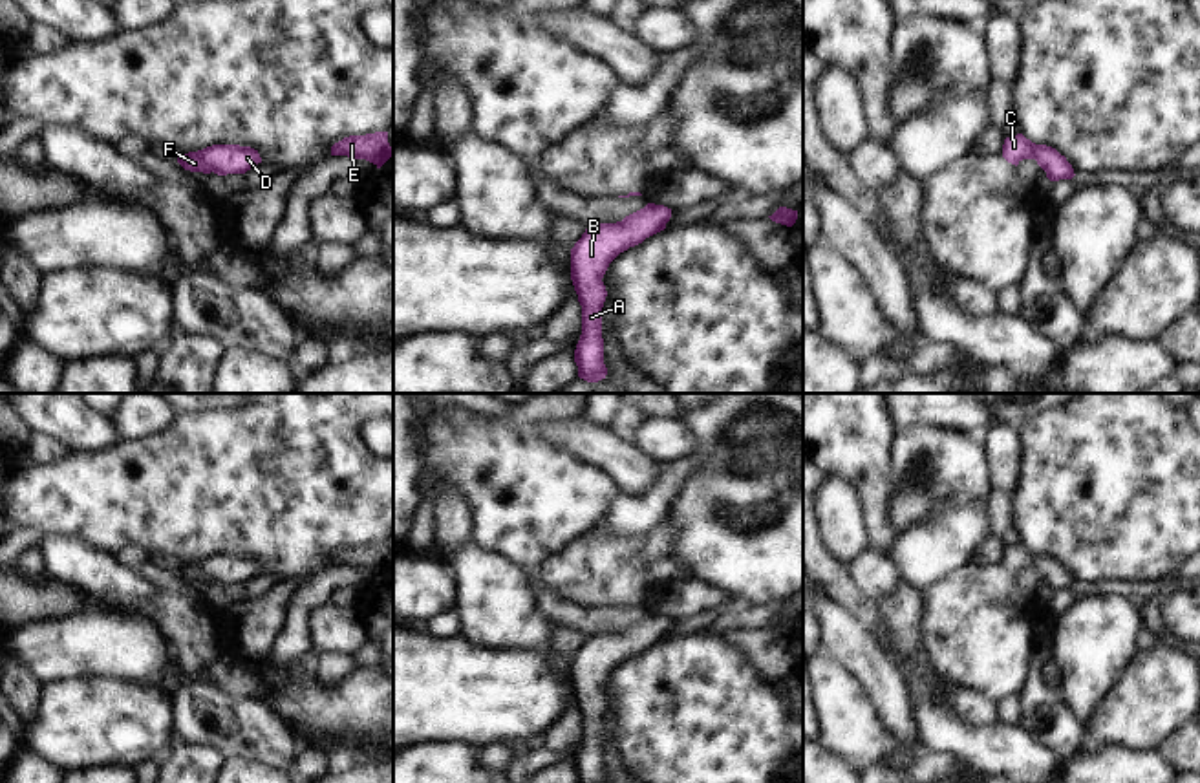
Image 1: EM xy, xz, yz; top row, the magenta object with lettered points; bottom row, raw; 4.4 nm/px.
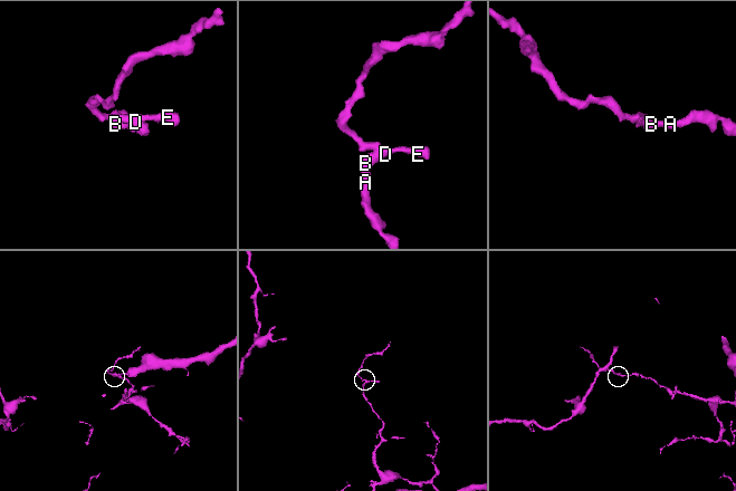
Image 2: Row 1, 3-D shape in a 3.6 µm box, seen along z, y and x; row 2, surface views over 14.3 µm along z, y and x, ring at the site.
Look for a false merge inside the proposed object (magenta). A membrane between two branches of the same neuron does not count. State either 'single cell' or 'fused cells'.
single cell

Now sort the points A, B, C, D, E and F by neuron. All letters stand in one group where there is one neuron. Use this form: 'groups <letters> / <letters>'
groups A B C D E F

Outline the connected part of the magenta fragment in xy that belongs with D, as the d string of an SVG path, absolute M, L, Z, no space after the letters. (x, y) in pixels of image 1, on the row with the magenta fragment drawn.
M212 145L198 152L188 152L185 156L177 156L177 163L190 172L203 172L203 174L245 174L258 163L262 157L258 150L251 146L240 145Z

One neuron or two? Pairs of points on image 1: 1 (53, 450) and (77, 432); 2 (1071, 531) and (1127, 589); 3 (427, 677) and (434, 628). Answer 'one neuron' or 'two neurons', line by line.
1: two neurons
2: two neurons
3: two neurons

